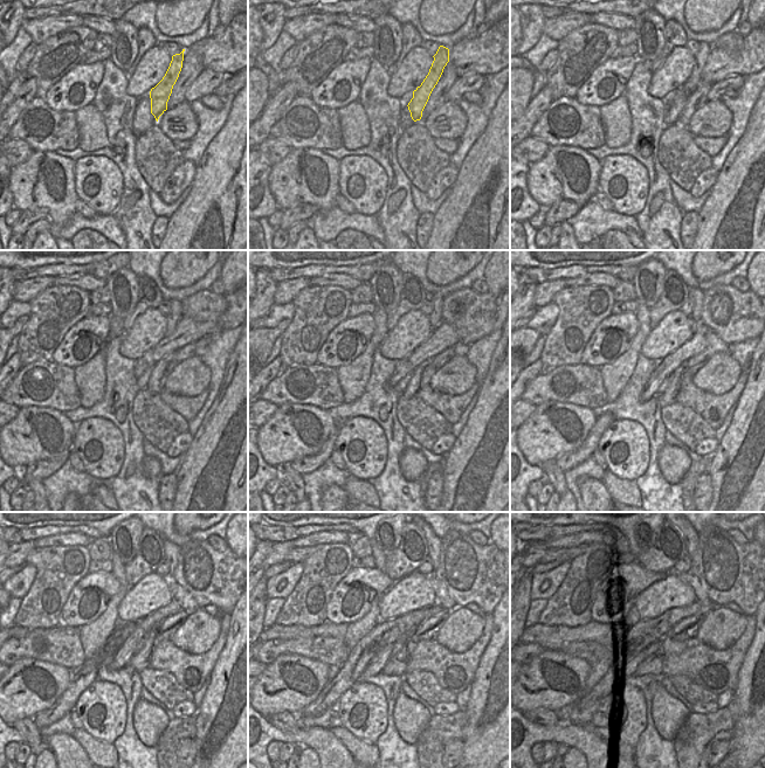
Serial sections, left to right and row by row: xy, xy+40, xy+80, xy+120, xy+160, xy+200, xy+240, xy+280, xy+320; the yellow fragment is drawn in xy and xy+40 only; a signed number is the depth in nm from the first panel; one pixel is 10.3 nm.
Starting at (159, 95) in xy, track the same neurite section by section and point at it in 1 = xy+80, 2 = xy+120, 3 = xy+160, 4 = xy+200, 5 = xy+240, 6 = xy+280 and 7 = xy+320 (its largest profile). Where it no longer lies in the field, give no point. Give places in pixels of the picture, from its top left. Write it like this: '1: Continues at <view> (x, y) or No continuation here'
1: Continues at xy+80 (701, 56)
2: Continues at xy+120 (176, 312)
3: Continues at xy+160 (435, 319)
4: Continues at xy+200 (696, 295)
5: Continues at xy+240 (171, 549)
6: Continues at xy+280 (433, 542)
7: Continues at xy+320 (689, 535).

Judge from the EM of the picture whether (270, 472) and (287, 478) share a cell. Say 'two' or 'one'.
two

